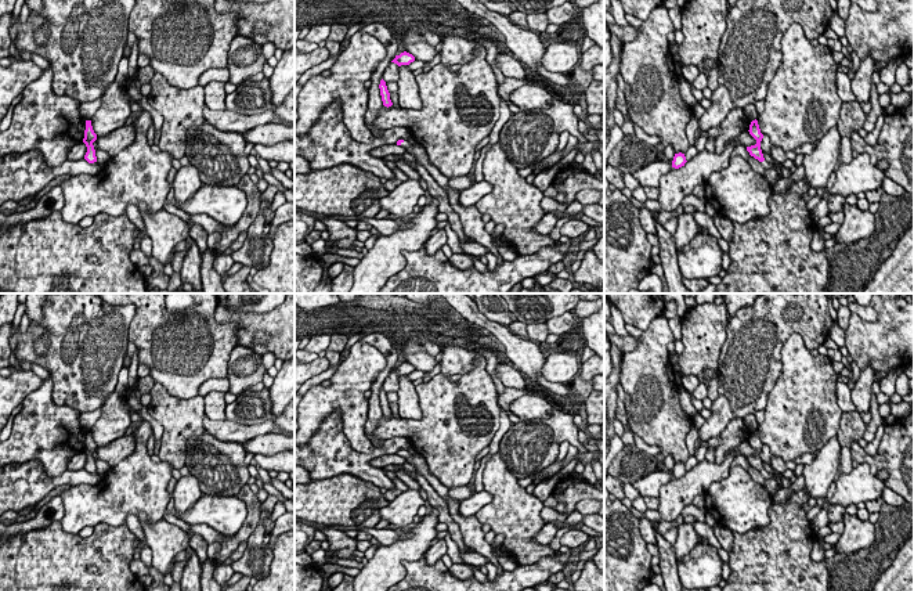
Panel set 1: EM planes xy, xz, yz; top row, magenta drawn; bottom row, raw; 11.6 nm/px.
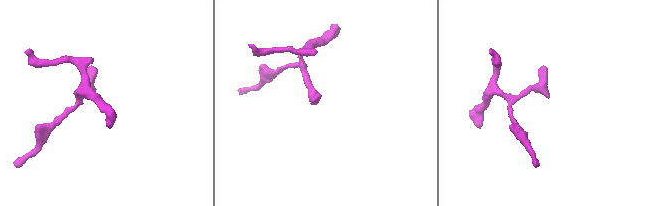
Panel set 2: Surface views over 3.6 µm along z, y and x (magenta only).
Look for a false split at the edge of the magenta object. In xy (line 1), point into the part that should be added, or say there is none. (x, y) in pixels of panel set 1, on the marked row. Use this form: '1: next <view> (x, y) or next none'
1: next none

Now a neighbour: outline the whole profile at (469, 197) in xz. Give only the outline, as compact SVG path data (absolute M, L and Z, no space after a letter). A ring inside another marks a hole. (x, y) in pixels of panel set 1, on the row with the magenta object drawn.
M487 181L474 183L470 188L460 191L459 205L469 208L476 205L483 197L492 191L492 185Z

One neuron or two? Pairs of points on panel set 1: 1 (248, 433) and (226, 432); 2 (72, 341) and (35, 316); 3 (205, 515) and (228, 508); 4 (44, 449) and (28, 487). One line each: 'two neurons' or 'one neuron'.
1: one neuron
2: two neurons
3: one neuron
4: two neurons

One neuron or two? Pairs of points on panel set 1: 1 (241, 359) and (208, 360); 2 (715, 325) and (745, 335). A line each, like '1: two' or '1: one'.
1: two
2: two

